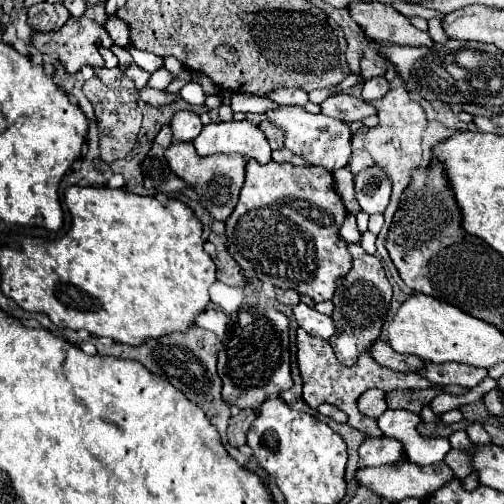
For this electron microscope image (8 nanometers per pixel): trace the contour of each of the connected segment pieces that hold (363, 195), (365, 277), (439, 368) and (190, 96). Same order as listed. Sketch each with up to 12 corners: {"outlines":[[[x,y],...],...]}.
{"outlines":[[[377,165],[353,177],[355,199],[369,215],[383,213],[391,185]],[[347,245],[353,267],[333,297],[337,359],[379,339],[391,301],[383,265]],[[425,361],[423,377],[433,385],[475,387],[487,369]],[[189,81],[181,97],[191,105],[203,105],[205,93],[199,83]]]}

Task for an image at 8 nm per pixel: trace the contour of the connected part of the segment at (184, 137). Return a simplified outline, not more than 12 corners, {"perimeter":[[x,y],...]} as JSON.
{"perimeter":[[177,111],[171,129],[177,141],[193,141],[203,123],[193,111]]}

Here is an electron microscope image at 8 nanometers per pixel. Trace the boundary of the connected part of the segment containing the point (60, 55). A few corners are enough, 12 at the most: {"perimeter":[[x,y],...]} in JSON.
{"perimeter":[[87,17],[51,33],[33,33],[39,53],[67,73],[103,67],[97,39],[105,29]]}

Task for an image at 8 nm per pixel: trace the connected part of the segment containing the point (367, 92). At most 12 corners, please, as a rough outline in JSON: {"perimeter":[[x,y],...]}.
{"perimeter":[[385,77],[365,81],[361,97],[381,99],[389,91]]}

